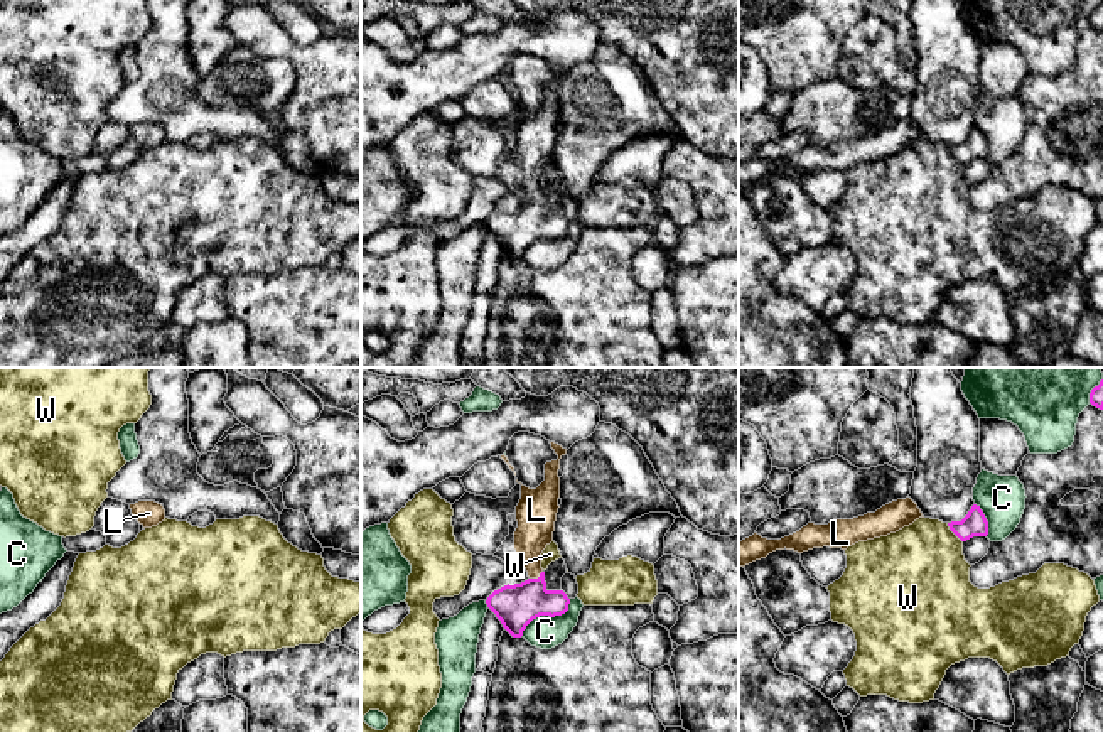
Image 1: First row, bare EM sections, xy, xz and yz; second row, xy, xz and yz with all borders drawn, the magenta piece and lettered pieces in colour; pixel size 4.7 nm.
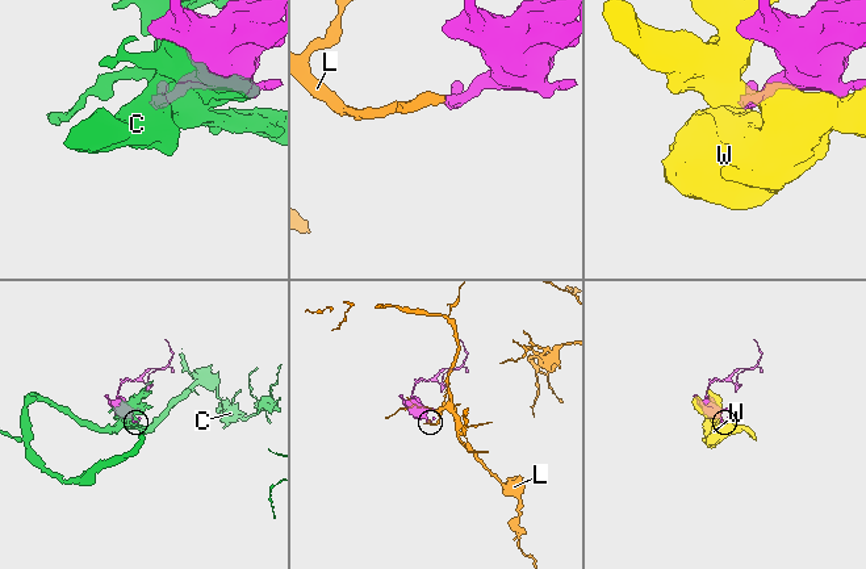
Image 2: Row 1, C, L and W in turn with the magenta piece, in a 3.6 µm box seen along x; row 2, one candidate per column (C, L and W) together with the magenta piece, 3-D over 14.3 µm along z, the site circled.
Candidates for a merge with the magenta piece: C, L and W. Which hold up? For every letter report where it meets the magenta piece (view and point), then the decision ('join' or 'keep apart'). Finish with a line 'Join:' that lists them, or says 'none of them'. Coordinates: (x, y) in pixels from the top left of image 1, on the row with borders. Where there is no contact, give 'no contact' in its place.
C: xz (547, 614) | keep apart
L: xz (538, 577) | join
W: yz (953, 532) | keep apart
Join: L

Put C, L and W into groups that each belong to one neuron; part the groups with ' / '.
C / L / W

